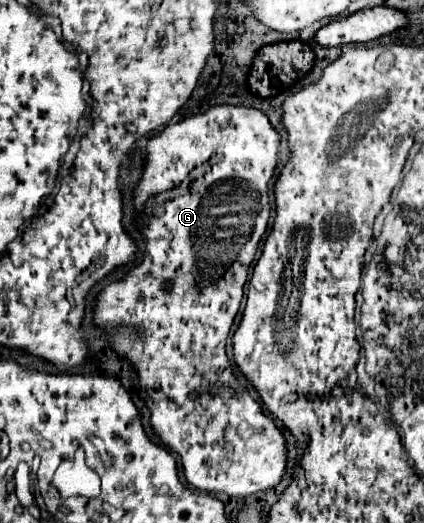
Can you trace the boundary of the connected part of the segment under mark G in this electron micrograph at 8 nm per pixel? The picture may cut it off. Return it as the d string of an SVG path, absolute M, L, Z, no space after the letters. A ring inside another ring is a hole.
M220 104L220 106L212 106L210 110L202 112L202 114L194 114L190 118L184 118L176 124L166 126L166 130L162 130L160 134L152 136L146 140L144 146L144 156L146 156L146 164L144 164L144 172L142 178L138 180L134 192L132 192L132 206L142 210L142 224L140 224L140 236L144 240L144 258L138 264L132 264L130 270L116 282L112 282L110 286L106 286L104 290L98 292L98 296L94 298L92 310L94 310L94 324L96 328L100 328L106 334L106 342L110 346L110 350L114 350L118 356L126 358L130 362L130 366L134 368L134 372L138 374L140 386L148 392L154 392L154 402L146 402L148 410L150 410L150 426L152 432L174 452L180 454L182 460L182 468L184 468L184 476L186 480L202 490L202 492L224 492L230 498L244 498L244 496L252 496L260 490L268 490L274 488L284 472L284 464L286 464L286 442L282 432L276 428L276 424L264 414L260 412L260 404L256 400L252 400L252 396L248 392L244 392L244 388L240 386L240 382L234 378L234 370L232 364L226 356L226 338L230 332L230 326L238 314L240 302L242 302L242 288L244 282L248 278L248 268L250 262L254 260L256 248L260 238L266 232L268 226L268 218L270 218L270 204L268 204L268 188L270 188L270 178L274 174L274 166L276 166L276 152L278 152L278 132L272 128L272 124L268 122L266 114L262 114L258 108L250 108L250 106L228 106L228 104ZM198 166L204 166L204 174L198 178L192 178L186 192L184 194L176 194L172 196L172 190L184 182L184 178ZM162 404L176 404L178 408L166 408Z

